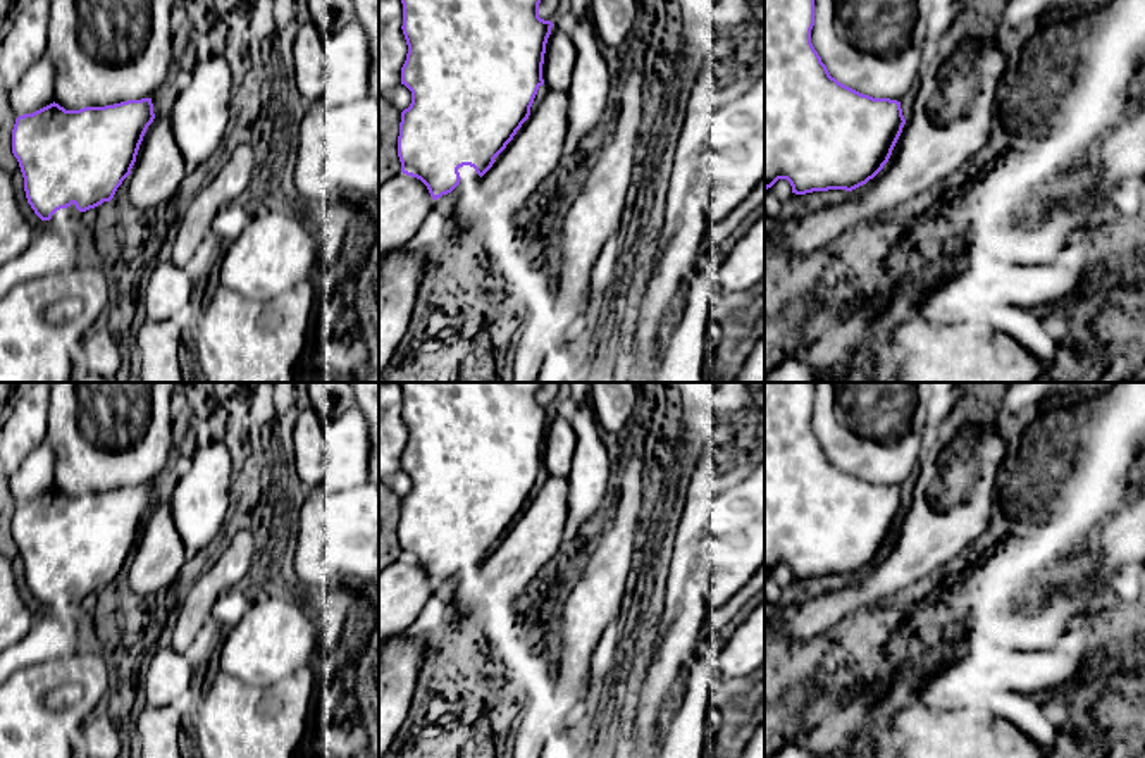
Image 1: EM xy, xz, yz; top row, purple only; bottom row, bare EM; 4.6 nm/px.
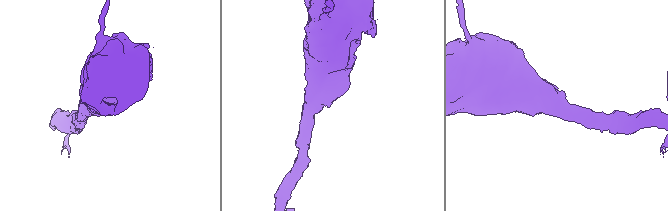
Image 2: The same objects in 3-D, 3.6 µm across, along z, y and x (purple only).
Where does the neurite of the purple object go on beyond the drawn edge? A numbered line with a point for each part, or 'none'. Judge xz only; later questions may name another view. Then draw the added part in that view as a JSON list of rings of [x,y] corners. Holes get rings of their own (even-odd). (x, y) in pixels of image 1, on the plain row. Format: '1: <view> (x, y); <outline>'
none

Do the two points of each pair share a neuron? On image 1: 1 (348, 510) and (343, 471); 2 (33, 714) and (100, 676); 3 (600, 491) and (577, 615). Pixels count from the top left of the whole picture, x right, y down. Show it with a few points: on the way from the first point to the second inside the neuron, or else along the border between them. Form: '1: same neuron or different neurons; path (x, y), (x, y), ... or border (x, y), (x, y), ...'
1: different neurons; border (360, 484), (329, 493)
2: same neuron; path (37, 693), (55, 674), (80, 674)
3: different neurons; border (617, 464), (612, 500), (608, 503)

